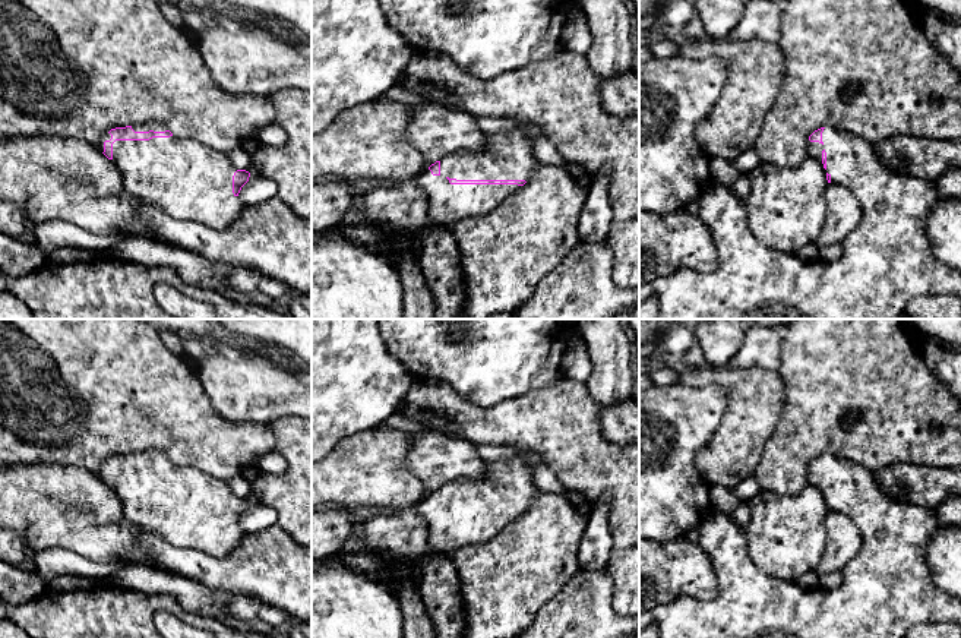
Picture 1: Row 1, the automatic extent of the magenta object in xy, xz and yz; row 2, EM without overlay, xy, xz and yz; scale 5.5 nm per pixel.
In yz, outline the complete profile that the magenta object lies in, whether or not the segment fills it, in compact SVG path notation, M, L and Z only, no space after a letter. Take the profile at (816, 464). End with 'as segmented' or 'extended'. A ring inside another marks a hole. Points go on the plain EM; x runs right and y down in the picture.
M834 454L809 464L806 483L824 493L828 511L847 515L862 533L862 547L844 566L838 588L803 588L797 581L775 579L761 572L749 556L747 527L739 525L731 514L711 511L699 524L699 546L715 568L717 597L704 601L682 596L655 604L639 612L639 631L655 623L658 638L907 638L914 625L924 622L951 622L961 628L961 600L935 584L926 562L932 534L939 525L935 511L892 499L873 473Z; extended

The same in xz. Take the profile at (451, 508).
M516 459L487 462L487 474L481 480L455 480L440 486L423 499L418 514L429 527L430 544L439 553L452 553L468 544L494 538L531 506L540 492L527 464Z; extended

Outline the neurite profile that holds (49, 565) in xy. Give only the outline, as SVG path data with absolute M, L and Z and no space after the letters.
M64 550L37 552L34 558L34 572L38 574L45 584L61 577L76 575L79 578L107 578L116 574L116 571L124 565L133 565L132 562L97 563L78 553Z

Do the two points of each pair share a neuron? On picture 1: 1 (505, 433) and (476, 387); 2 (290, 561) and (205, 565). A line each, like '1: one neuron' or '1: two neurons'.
1: two neurons
2: one neuron

